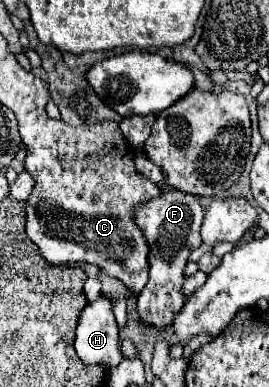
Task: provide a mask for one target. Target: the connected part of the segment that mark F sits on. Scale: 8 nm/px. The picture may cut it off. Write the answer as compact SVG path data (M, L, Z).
M162 190L150 202L134 206L134 222L142 230L150 252L150 280L146 288L138 296L138 316L144 324L154 328L168 328L172 316L180 312L184 304L184 268L192 250L202 244L200 226L204 218L204 208L200 206L200 198L194 194L186 194L180 190Z

